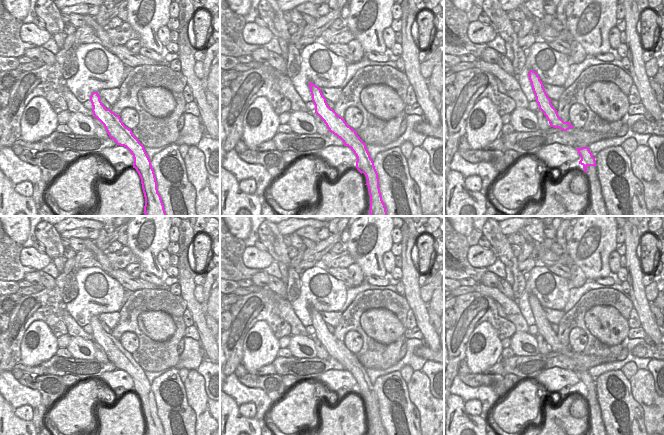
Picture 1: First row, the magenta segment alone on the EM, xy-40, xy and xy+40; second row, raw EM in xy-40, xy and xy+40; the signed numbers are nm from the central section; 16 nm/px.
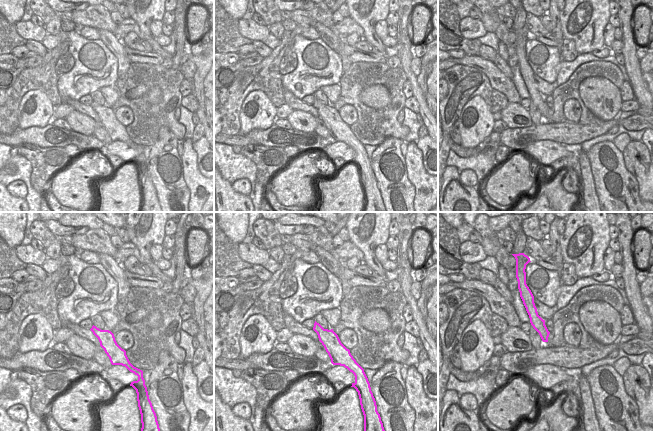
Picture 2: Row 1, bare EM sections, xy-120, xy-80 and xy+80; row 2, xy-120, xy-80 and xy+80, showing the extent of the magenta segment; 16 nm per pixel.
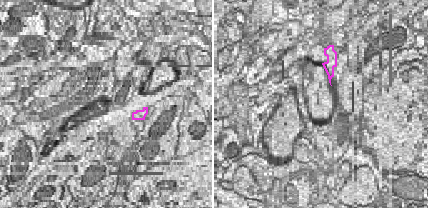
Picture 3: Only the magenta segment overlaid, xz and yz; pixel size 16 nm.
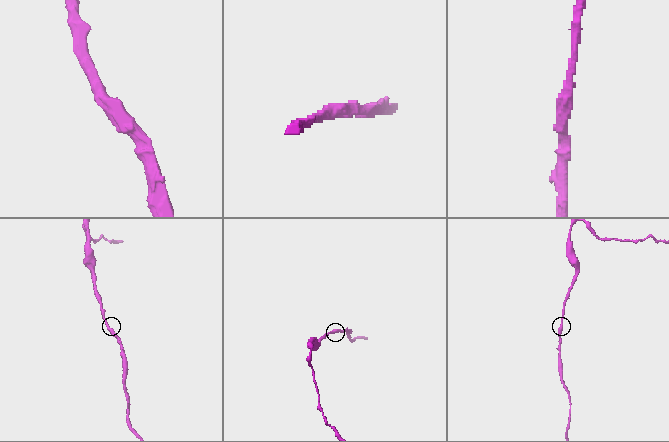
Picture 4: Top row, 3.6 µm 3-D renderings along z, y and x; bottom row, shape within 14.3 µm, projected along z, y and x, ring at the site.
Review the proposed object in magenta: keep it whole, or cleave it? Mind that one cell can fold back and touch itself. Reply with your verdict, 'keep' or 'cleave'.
keep

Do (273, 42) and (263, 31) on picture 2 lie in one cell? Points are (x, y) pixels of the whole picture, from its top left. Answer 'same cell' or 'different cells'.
different cells

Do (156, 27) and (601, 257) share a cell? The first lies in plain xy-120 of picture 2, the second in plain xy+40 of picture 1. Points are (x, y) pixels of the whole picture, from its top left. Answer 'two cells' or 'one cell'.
two cells

